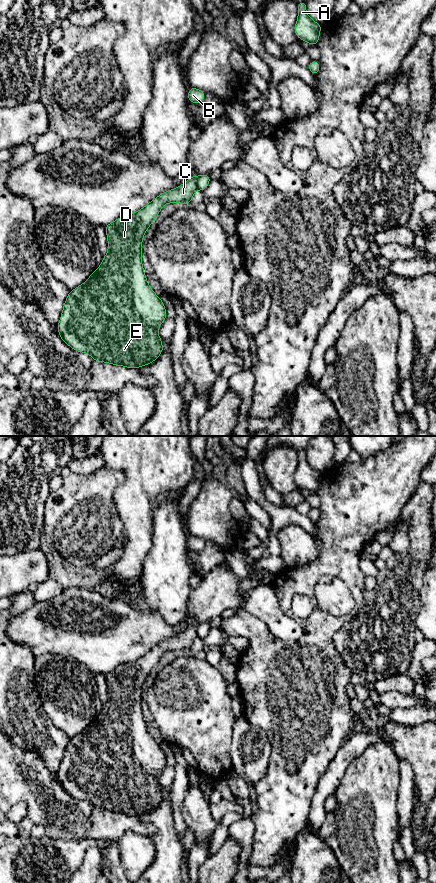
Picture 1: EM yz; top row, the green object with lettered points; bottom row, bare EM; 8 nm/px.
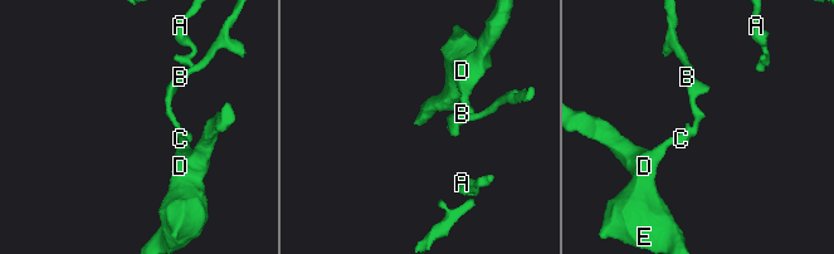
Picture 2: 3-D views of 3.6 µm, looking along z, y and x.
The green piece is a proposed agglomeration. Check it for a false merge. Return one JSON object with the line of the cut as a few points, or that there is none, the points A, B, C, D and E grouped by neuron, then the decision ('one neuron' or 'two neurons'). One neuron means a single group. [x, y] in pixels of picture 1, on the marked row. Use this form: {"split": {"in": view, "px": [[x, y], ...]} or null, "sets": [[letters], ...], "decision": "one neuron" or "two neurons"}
{"split": {"in": "yz", "px": [[199, 176], [197, 188]]}, "sets": [["A", "B"], ["C", "D", "E"]], "decision": "two neurons"}

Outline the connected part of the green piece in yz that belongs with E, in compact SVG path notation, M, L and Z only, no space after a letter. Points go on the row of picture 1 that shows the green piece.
M194 175L137 212L105 225L108 252L91 276L70 291L57 326L61 339L73 350L87 353L95 361L127 368L148 365L160 356L163 344L157 329L167 314L161 298L148 285L141 260L142 239L166 203L190 203L198 190L198 179L199 176Z

